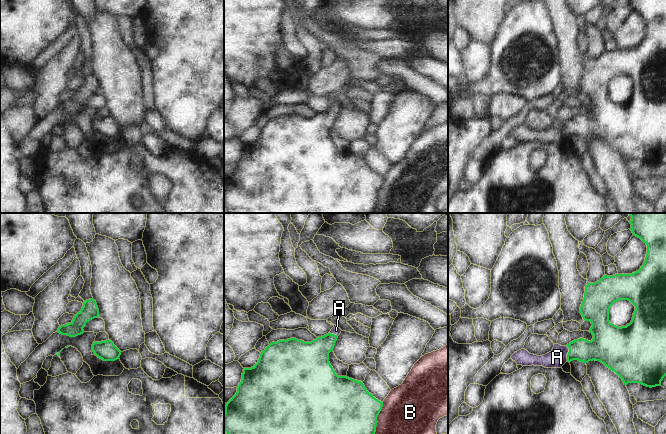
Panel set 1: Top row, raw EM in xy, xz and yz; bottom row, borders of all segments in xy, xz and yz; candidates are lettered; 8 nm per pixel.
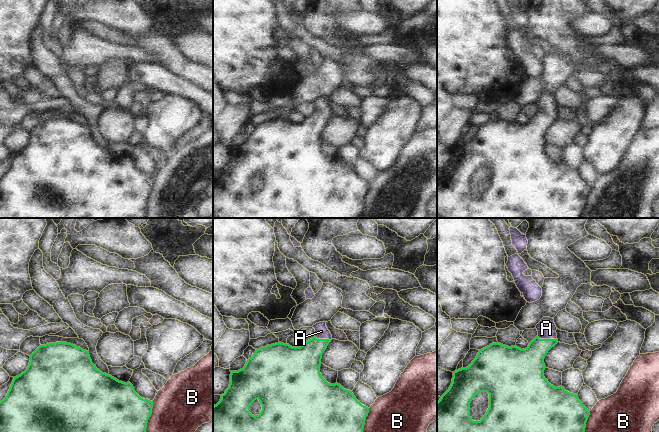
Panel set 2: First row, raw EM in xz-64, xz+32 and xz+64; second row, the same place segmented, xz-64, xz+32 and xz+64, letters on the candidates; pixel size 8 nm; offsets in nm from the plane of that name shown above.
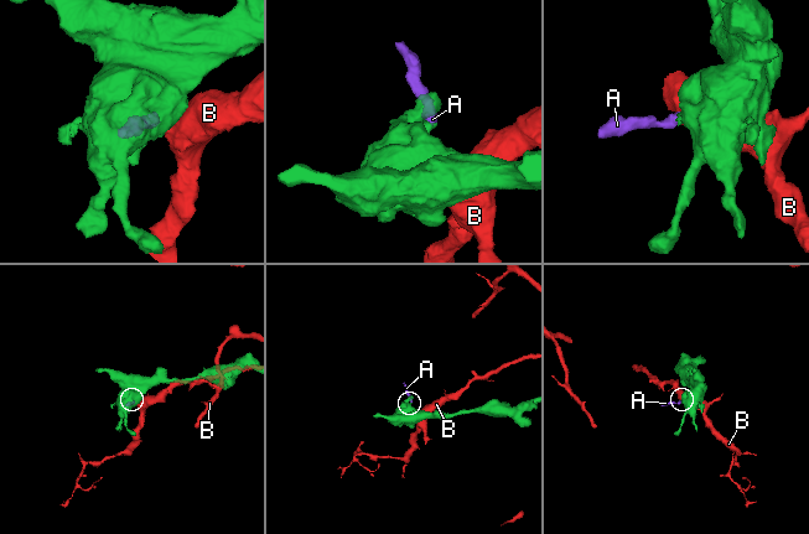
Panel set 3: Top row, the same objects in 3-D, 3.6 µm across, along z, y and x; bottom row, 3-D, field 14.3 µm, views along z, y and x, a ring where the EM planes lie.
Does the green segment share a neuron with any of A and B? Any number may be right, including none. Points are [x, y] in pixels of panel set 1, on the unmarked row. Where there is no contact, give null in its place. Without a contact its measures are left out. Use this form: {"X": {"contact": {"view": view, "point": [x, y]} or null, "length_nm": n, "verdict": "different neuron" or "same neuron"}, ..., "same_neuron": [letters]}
{"A": {"contact": {"view": "yz", "point": [568, 129]}, "length_nm": 140, "verdict": "same neuron"}, "B": {"contact": {"view": "xz", "point": [376, 195]}, "length_nm": 300, "verdict": "different neuron"}, "same_neuron": ["A"]}

